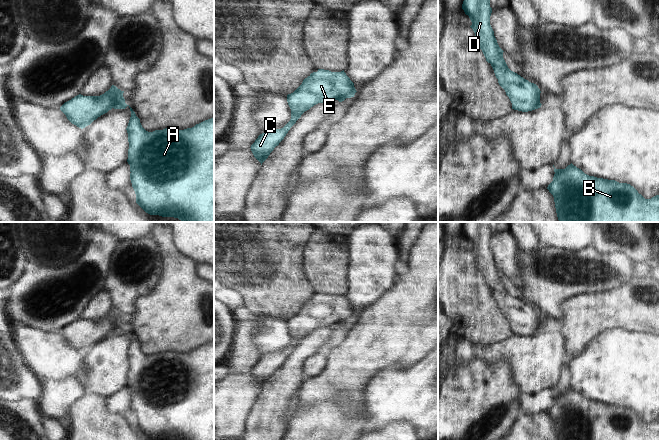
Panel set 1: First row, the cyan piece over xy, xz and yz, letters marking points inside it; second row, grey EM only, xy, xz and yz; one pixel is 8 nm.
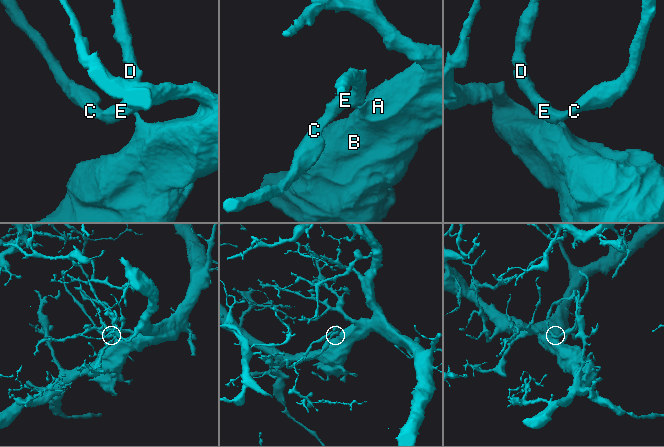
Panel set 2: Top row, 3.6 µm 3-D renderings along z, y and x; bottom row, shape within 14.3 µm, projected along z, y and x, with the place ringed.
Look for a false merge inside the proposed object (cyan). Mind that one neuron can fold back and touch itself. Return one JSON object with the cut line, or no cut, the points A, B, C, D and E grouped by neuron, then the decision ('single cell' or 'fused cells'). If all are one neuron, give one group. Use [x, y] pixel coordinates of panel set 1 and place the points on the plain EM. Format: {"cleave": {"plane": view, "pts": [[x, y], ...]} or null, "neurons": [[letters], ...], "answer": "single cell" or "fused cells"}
{"cleave": {"plane": "xy", "pts": [[126, 330], [115, 328], [112, 331]]}, "neurons": [["A", "B"], ["C", "D", "E"]], "answer": "fused cells"}

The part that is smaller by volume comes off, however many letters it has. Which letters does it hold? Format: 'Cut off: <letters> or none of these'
Cut off: C, D, E

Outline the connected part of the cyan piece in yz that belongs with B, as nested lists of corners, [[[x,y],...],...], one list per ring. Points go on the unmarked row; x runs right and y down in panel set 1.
[[[572,387],[565,393],[554,393],[553,405],[548,409],[547,413],[554,421],[555,432],[557,440],[659,440],[659,419],[652,421],[651,423],[645,423],[638,415],[627,407],[619,407],[615,404],[608,404],[603,402],[597,402],[585,398],[581,393],[574,390]]]

